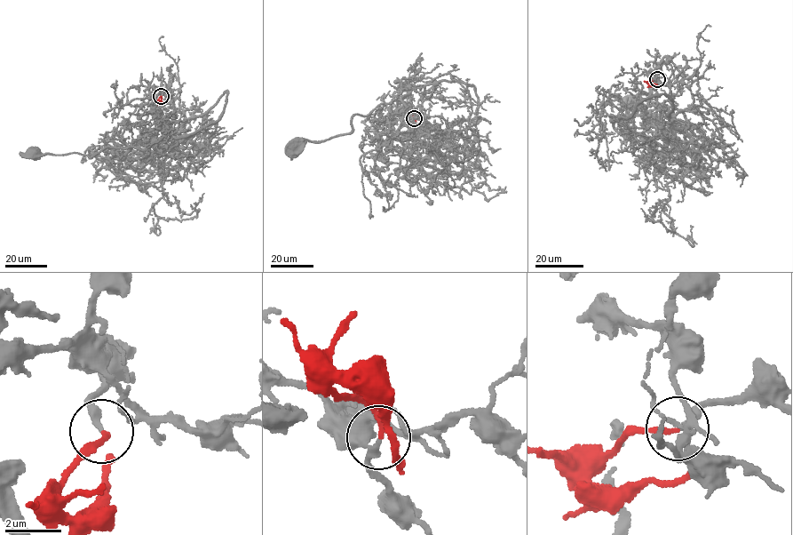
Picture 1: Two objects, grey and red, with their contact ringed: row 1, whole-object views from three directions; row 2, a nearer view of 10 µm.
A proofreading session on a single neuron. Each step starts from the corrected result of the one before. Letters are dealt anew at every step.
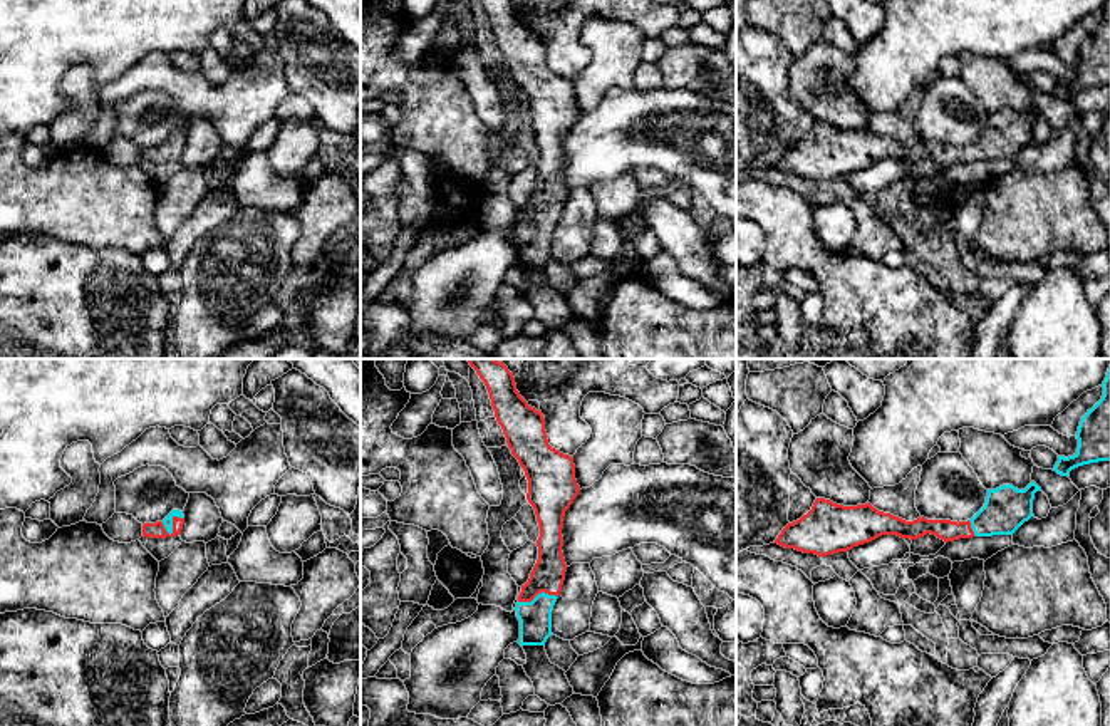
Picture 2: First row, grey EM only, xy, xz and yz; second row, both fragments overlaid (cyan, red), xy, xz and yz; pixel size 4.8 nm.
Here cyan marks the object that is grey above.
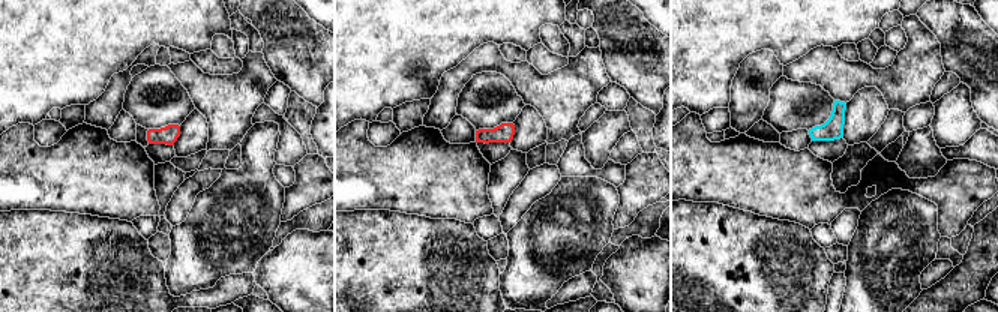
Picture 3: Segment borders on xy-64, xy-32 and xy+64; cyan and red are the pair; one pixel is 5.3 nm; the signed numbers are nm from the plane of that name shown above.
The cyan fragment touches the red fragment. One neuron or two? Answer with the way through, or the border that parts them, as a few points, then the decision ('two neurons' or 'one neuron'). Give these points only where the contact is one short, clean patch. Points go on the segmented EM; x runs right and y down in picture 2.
way xy (168, 522), (171, 527), (155, 530); one neuron

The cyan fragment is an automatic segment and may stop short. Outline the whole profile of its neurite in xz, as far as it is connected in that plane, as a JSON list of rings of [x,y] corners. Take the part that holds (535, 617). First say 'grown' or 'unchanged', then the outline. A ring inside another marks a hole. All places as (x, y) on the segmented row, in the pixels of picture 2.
grown | [[[466,359],[485,382],[495,417],[511,454],[528,480],[526,500],[540,526],[538,560],[521,585],[516,602],[520,646],[545,646],[552,635],[552,610],[562,592],[567,563],[563,558],[563,516],[577,498],[573,458],[552,448],[542,411],[516,391],[515,377],[496,359]]]

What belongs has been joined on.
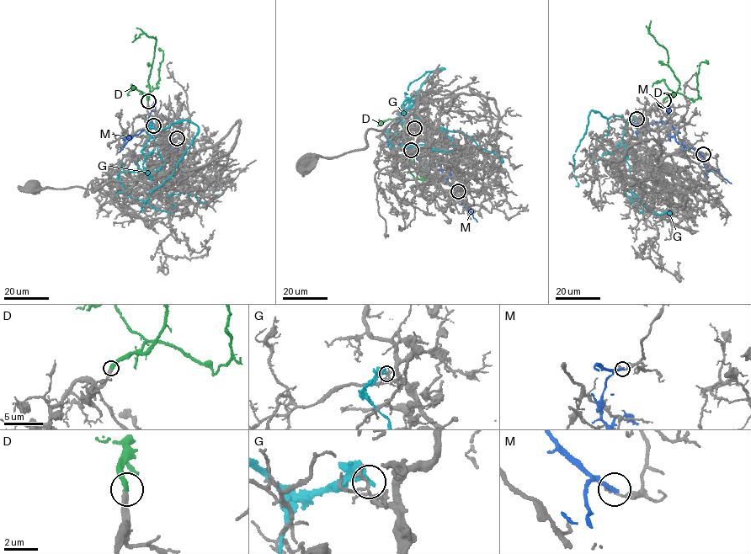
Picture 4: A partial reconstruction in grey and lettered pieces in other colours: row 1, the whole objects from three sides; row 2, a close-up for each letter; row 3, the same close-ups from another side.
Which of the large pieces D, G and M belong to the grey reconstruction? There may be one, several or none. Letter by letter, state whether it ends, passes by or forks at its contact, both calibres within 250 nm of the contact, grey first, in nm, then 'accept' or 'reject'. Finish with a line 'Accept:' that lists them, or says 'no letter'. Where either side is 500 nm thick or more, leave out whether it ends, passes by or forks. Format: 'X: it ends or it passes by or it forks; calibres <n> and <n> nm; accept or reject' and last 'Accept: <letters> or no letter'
D: it ends; calibres 280 and 360 nm; accept
G: it ends; calibres 120 and 360 nm; reject
M: it ends; calibres 170 and 280 nm; reject
Accept: D

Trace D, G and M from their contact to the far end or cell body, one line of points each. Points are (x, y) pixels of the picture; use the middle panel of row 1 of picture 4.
D: (411, 150), (411, 161), (403, 130), (398, 120), (387, 119), (380, 123), (379, 119)
G: (413, 128), (408, 101), (401, 108), (407, 98), (391, 143), (452, 151), (445, 129), (503, 162)
M: (457, 190), (447, 181), (439, 166), (425, 166), (420, 161), (421, 155), (410, 144), (390, 141), (387, 146)

